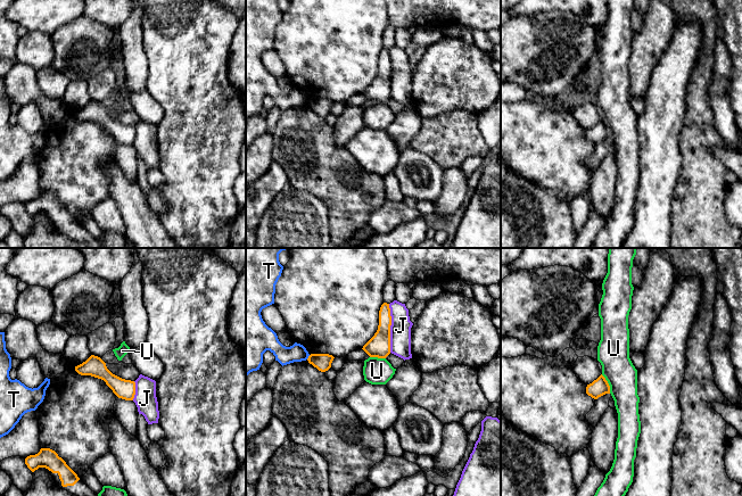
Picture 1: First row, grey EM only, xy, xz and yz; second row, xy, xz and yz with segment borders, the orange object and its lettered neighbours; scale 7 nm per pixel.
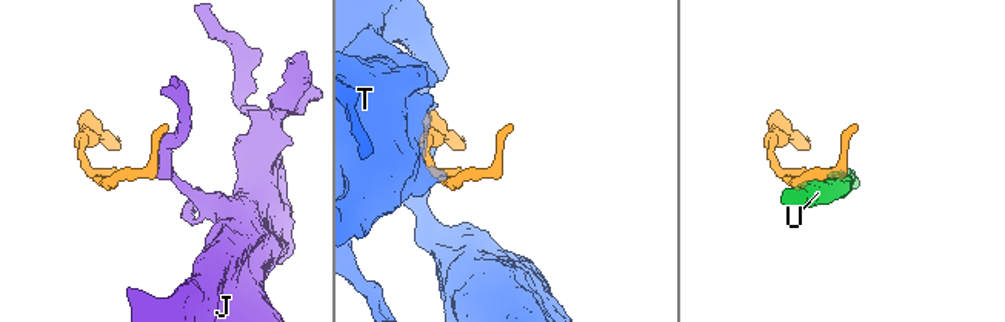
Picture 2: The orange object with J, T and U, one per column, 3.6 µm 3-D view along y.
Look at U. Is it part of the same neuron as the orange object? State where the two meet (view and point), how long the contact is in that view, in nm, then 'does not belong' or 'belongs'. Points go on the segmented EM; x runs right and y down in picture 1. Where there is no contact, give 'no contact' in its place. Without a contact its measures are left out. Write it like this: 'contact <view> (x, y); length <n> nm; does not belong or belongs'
contact yz (608, 383); length 150 nm; does not belong

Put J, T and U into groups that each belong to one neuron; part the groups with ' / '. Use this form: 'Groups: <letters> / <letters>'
Groups: J / T / U

